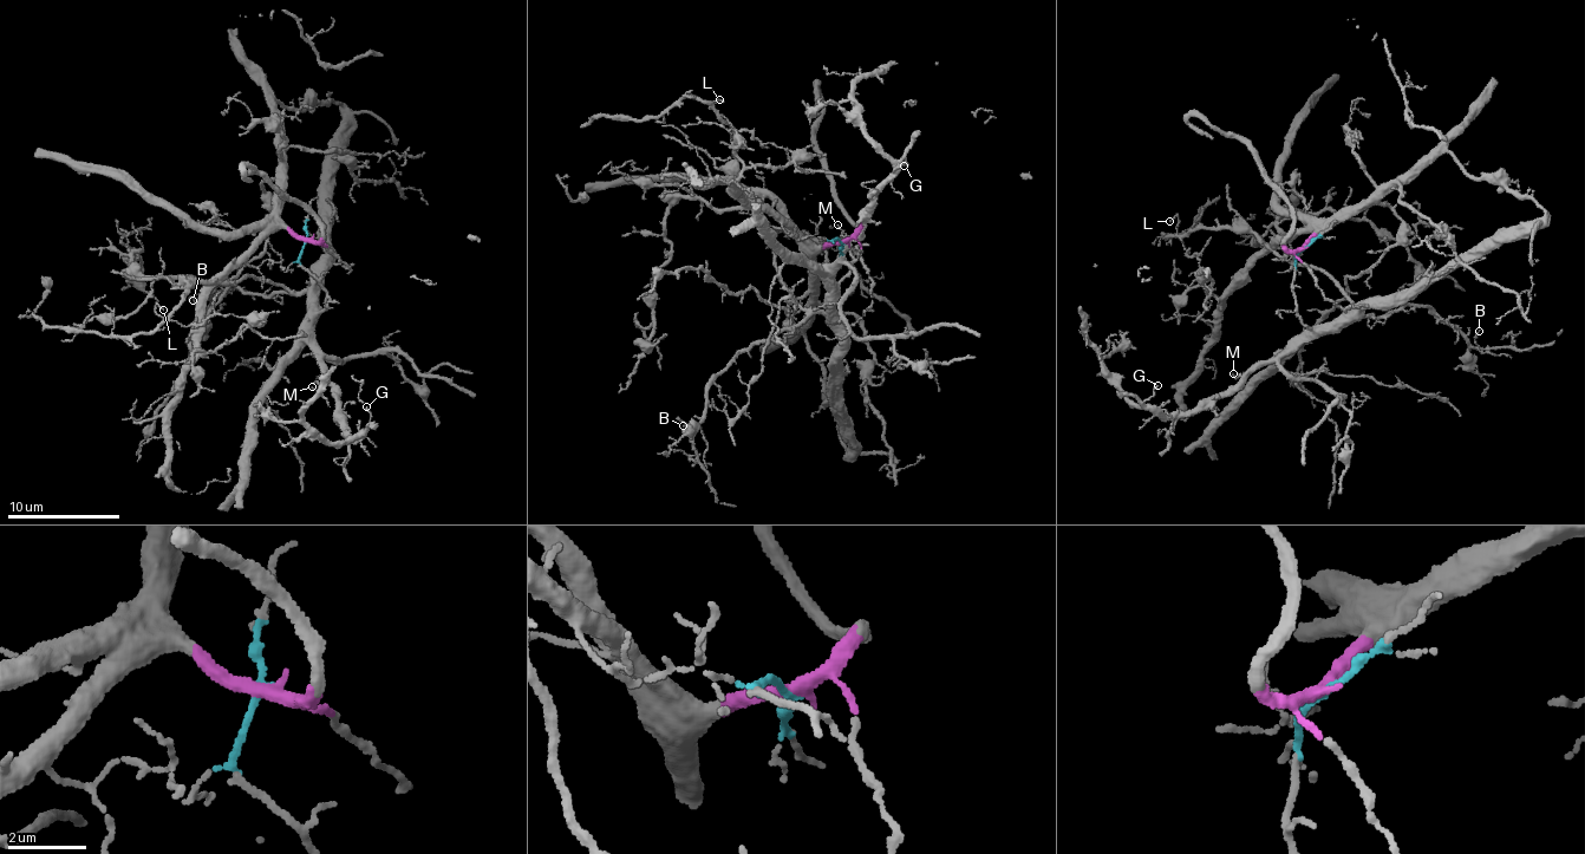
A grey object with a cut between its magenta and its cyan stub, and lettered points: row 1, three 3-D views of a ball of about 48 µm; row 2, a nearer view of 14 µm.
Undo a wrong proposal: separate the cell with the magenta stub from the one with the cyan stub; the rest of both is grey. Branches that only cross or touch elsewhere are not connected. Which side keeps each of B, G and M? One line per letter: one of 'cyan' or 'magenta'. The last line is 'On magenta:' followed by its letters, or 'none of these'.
B: cyan
G: cyan
M: cyan
On magenta: none of these

